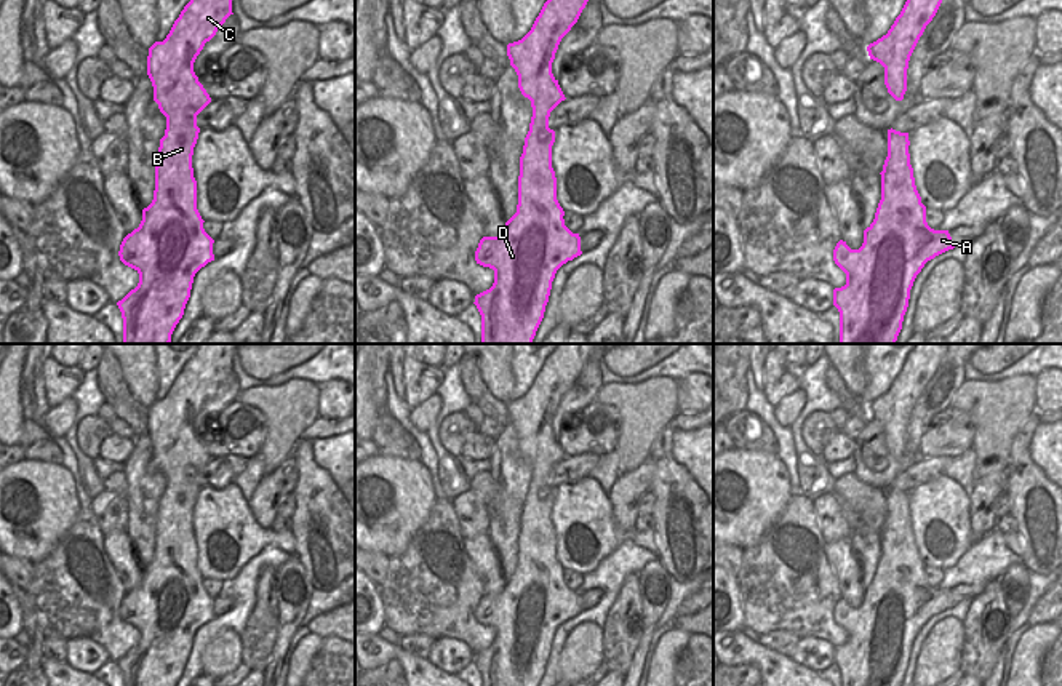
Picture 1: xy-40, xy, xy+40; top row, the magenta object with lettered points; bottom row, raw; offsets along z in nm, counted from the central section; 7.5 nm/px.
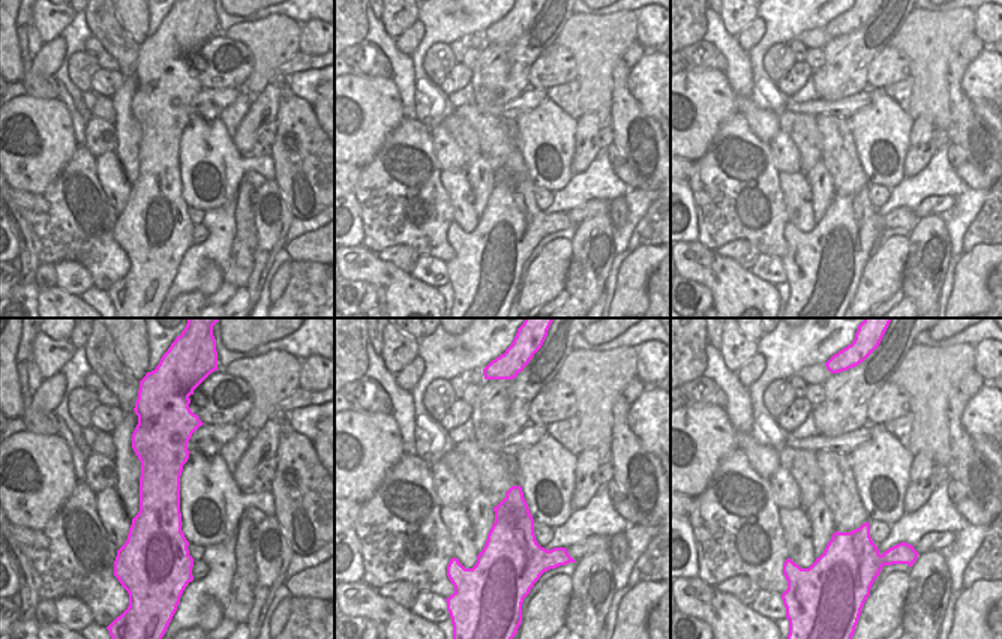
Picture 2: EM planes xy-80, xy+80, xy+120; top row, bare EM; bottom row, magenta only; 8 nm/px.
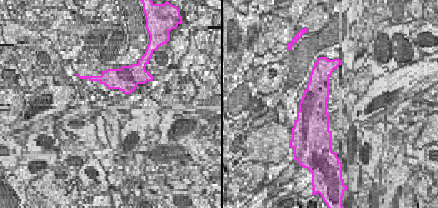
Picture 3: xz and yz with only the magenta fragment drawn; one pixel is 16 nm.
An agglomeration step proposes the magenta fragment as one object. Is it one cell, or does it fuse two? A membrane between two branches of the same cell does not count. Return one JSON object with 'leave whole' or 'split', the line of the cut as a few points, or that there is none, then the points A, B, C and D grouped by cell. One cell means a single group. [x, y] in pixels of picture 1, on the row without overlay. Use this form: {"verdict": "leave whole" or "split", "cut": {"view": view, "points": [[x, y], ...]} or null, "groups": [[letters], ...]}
{"verdict": "leave whole", "cut": null, "groups": [["A", "B", "C", "D"]]}

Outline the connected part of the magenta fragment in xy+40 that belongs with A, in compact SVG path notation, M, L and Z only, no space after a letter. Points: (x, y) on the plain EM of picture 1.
M888 488L888 515L880 531L881 558L875 577L864 588L859 608L851 608L843 598L833 608L835 622L846 632L846 643L833 648L840 686L902 686L916 633L928 619L955 606L948 588L934 588L926 580L926 564L915 544L908 504L908 491Z

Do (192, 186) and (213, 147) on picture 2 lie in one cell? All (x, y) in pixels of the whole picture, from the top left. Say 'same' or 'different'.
same

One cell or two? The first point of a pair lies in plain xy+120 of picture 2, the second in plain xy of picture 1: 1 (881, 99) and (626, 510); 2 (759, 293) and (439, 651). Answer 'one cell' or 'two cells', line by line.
1: two cells
2: two cells

